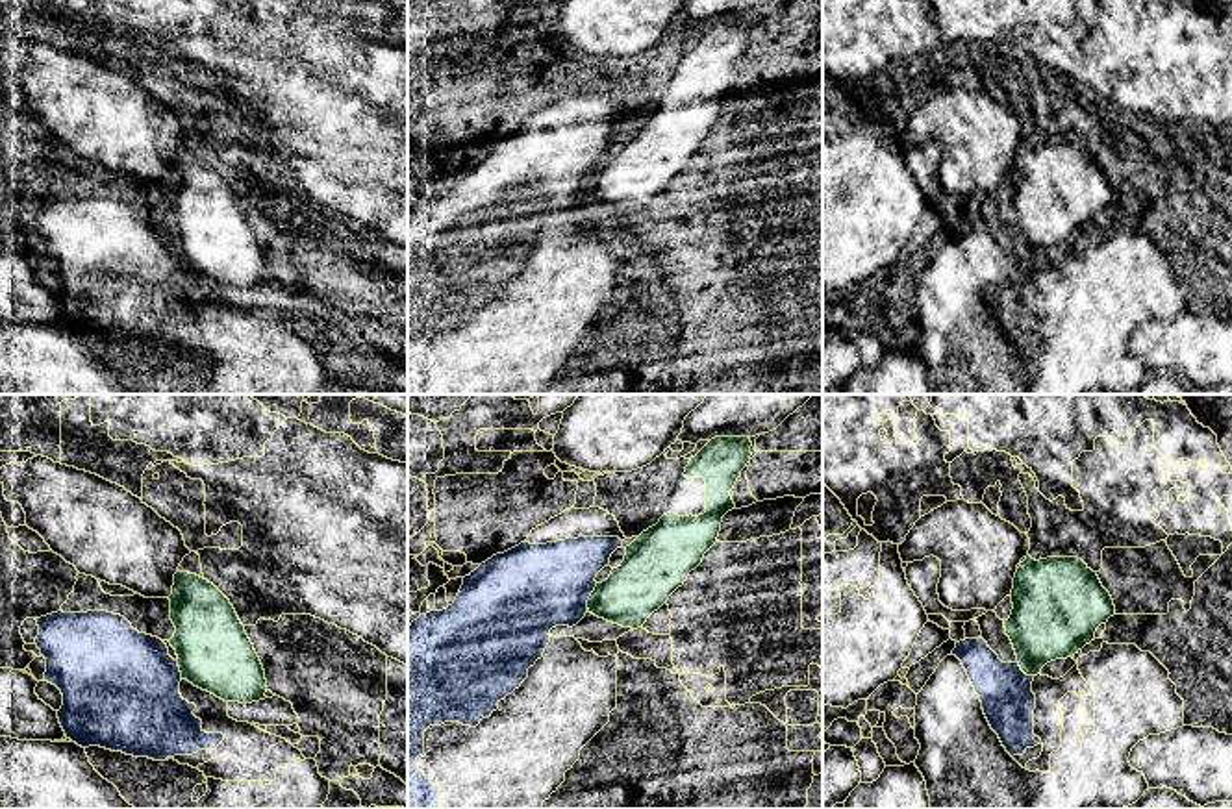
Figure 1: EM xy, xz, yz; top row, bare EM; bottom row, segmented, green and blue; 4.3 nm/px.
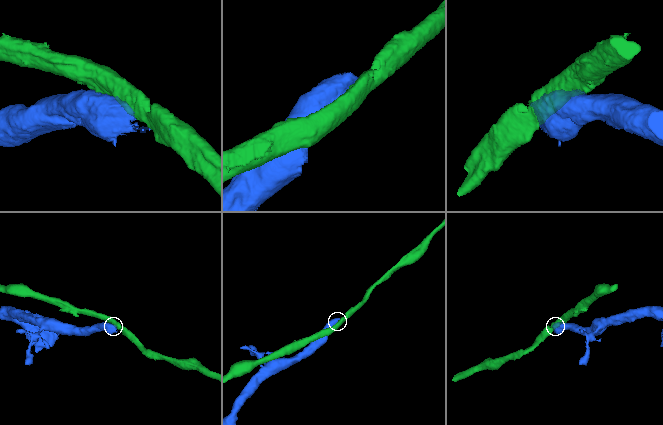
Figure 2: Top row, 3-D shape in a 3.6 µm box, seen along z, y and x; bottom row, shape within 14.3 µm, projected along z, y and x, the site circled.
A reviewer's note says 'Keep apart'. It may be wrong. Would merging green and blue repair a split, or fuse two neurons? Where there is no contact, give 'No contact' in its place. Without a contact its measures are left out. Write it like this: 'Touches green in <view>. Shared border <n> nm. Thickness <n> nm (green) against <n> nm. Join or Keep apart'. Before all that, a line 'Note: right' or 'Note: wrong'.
Note: right
Touches green in xz. Shared border 120 nm. Thickness 260 nm (green) against 380 nm. Keep apart

